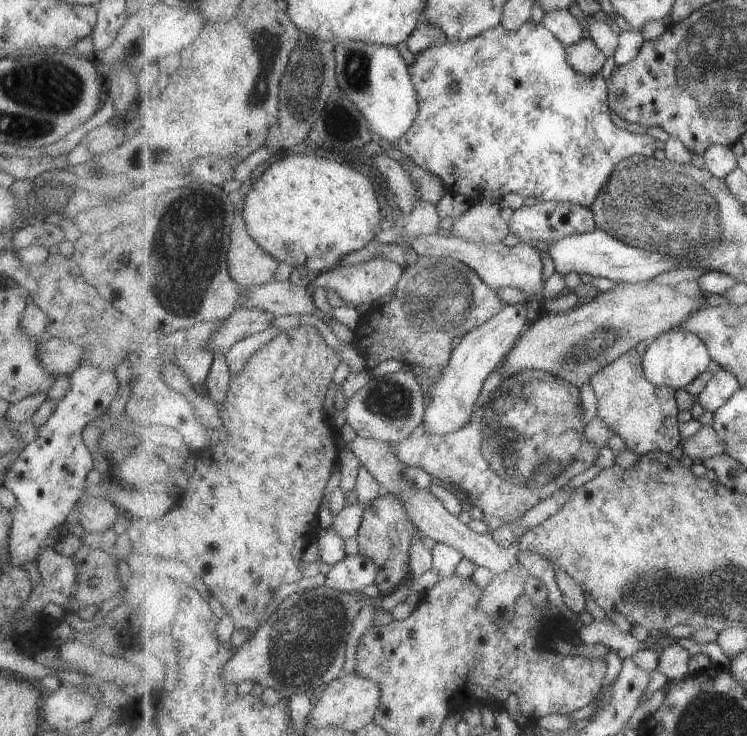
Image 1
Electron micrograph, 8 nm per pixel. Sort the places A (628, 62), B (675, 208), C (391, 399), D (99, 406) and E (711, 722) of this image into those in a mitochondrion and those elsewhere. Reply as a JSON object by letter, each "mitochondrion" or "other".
{"A":"other","B":"mitochondrion","C":"mitochondrion","D":"other","E":"mitochondrion"}

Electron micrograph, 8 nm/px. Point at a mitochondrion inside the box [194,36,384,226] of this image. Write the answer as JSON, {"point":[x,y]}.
{"point":[355,65]}

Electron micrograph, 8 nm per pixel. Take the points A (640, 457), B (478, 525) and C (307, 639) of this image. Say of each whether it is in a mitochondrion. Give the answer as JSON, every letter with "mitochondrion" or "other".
{"A":"other","B":"other","C":"mitochondrion"}

